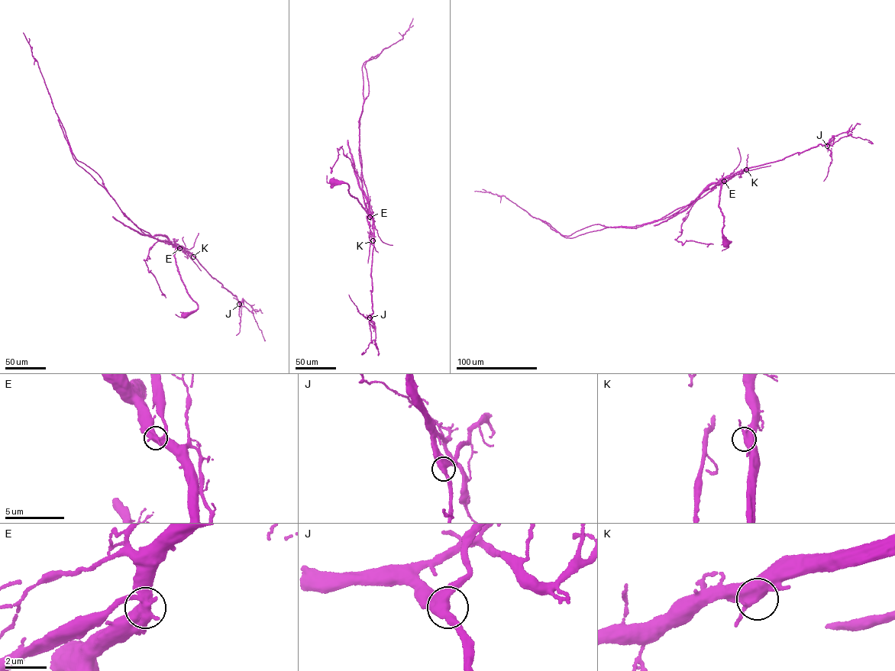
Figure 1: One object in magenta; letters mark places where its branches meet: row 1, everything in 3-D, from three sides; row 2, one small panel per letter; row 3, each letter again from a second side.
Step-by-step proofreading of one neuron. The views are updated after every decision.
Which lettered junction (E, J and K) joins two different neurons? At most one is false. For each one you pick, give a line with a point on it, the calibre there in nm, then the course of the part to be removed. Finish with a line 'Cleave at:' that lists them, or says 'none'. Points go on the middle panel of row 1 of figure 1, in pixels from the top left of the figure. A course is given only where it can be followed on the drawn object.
Cleave at: none

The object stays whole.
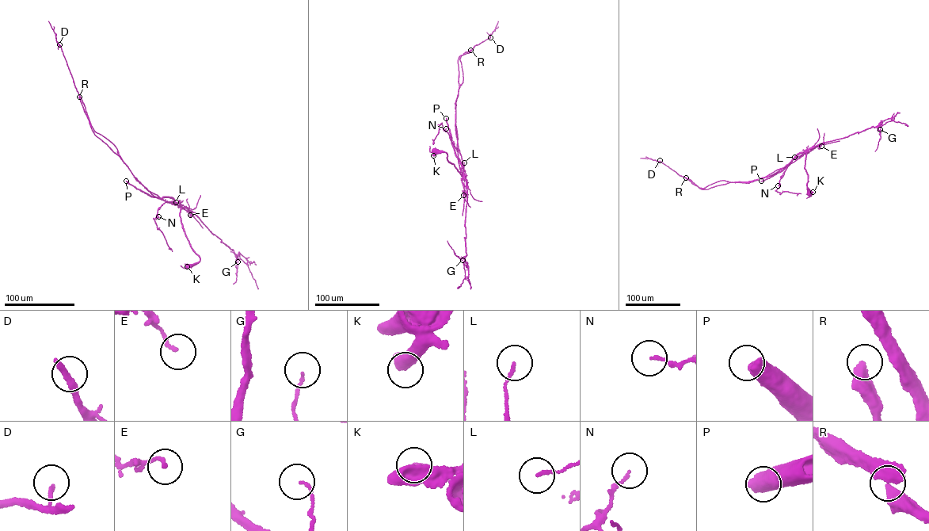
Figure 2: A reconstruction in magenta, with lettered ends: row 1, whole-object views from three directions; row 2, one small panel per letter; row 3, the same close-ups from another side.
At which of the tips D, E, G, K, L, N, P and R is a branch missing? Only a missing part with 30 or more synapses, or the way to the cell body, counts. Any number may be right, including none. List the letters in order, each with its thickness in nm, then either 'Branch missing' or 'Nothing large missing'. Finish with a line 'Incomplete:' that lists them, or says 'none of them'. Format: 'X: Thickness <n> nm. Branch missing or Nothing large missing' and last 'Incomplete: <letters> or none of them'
D: Thickness 140 nm. Nothing large missing
E: Thickness 140 nm. Nothing large missing
G: Thickness 100 nm. Nothing large missing
K: Thickness 550 nm. Nothing large missing
L: Thickness 110 nm. Nothing large missing
N: Thickness 120 nm. Nothing large missing
P: Thickness 700 nm. Branch missing
R: Thickness 460 nm. Branch missing
Incomplete: P, R

